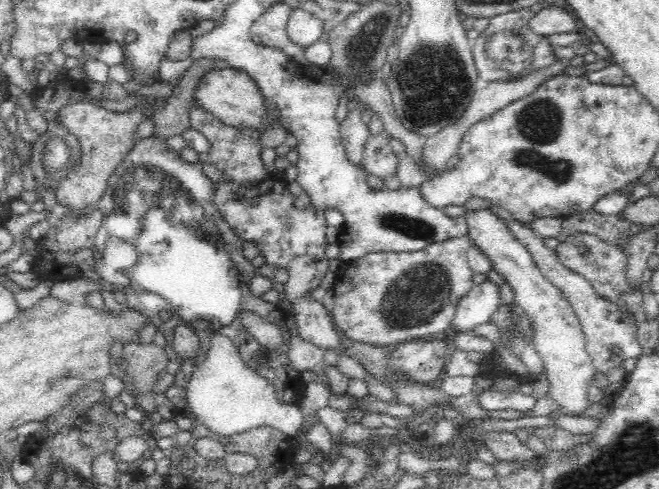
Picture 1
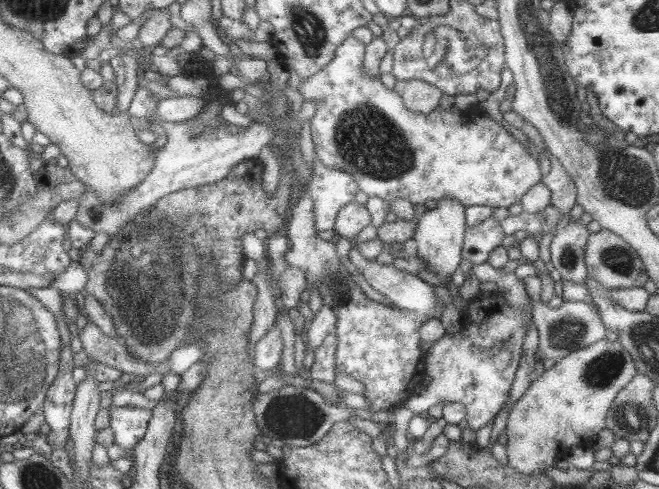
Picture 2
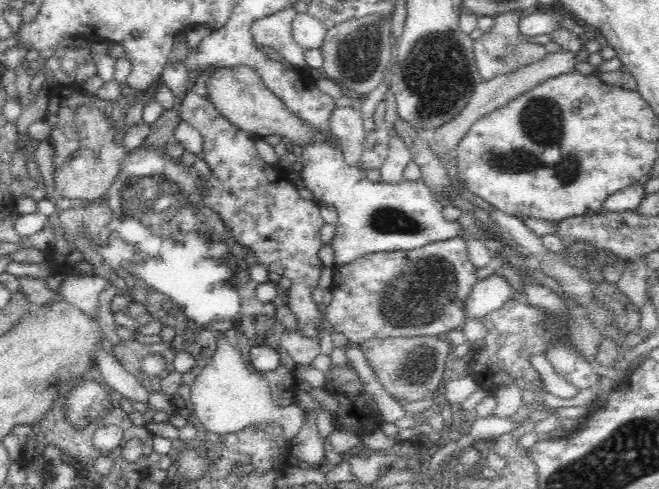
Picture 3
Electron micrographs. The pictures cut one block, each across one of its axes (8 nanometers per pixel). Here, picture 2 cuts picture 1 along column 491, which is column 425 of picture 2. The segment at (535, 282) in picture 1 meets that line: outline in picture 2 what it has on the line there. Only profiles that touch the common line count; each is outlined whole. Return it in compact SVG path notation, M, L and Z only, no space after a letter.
M443 198L437 200L437 206L432 210L426 209L417 217L416 228L412 239L417 245L415 259L424 262L426 269L439 277L451 276L460 264L460 253L464 242L466 224L464 220L465 206L457 200Z

